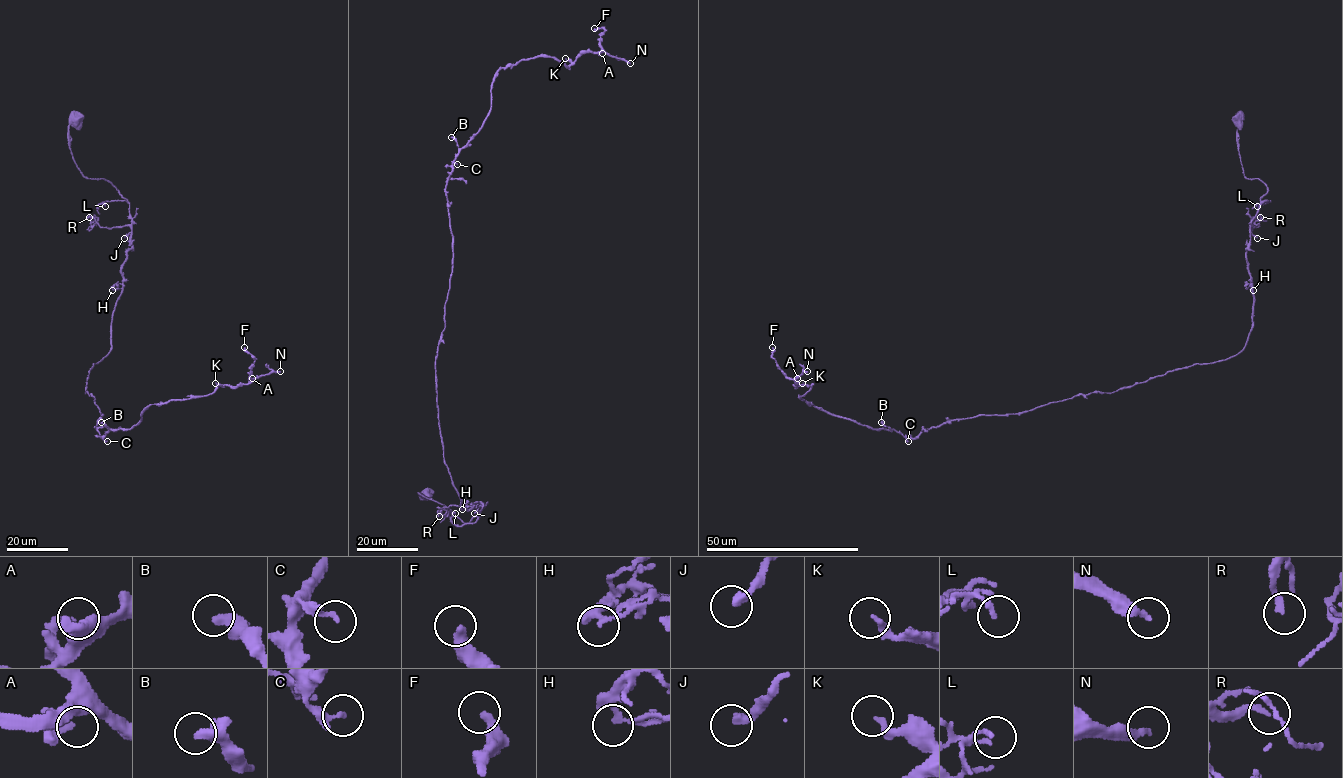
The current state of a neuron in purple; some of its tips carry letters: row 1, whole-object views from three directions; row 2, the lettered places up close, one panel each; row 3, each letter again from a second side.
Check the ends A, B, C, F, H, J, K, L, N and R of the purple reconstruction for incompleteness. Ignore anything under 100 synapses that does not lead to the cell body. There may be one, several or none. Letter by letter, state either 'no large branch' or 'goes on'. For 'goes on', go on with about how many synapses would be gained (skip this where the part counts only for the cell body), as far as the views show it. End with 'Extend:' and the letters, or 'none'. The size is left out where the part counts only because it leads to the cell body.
A: no large branch
B: no large branch
C: no large branch
F: no large branch
H: no large branch
J: no large branch
K: no large branch
L: no large branch
N: goes on; 300 synapses
R: no large branch
Extend: N

